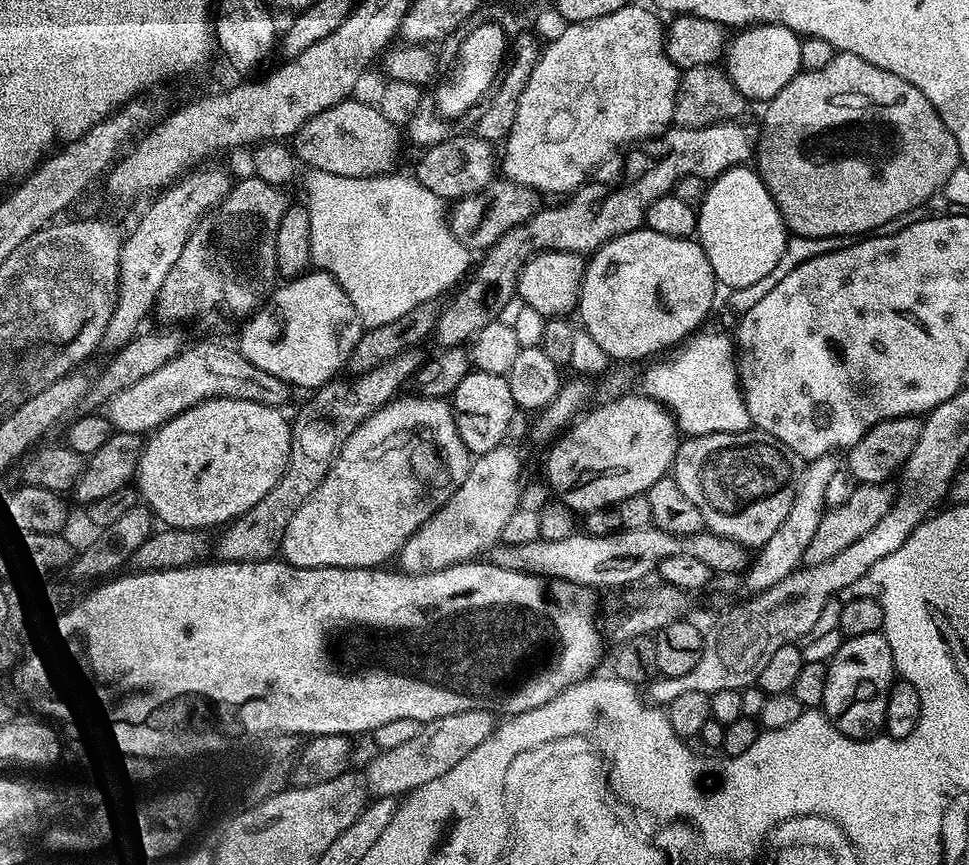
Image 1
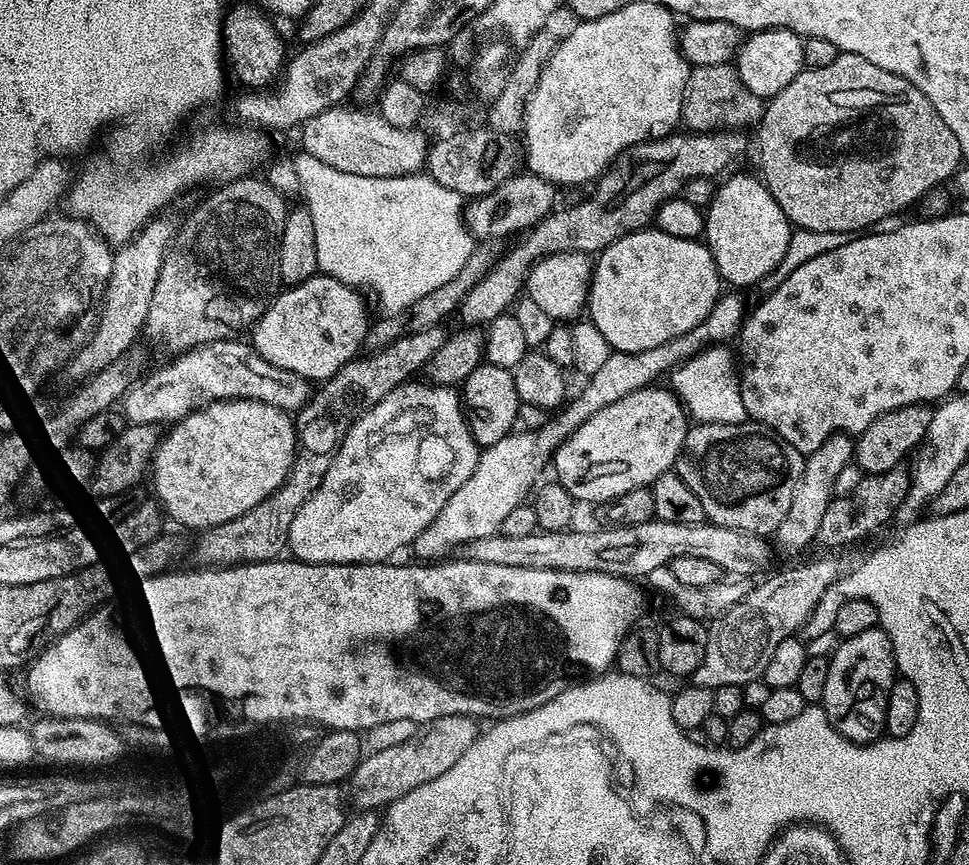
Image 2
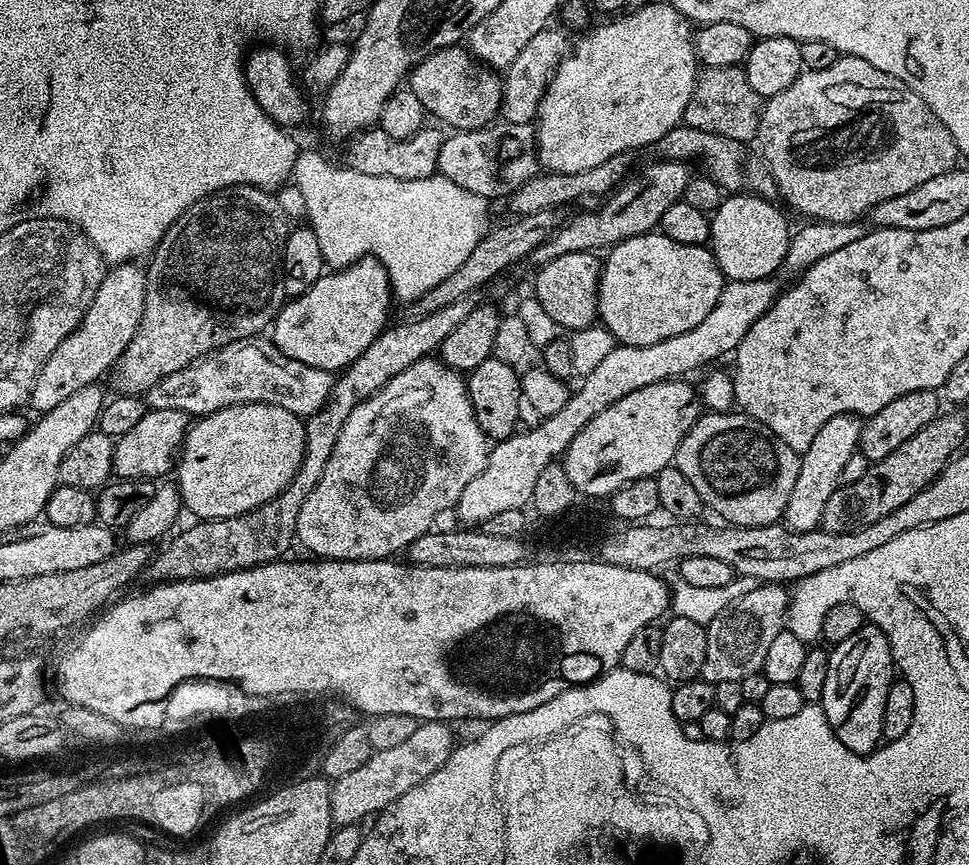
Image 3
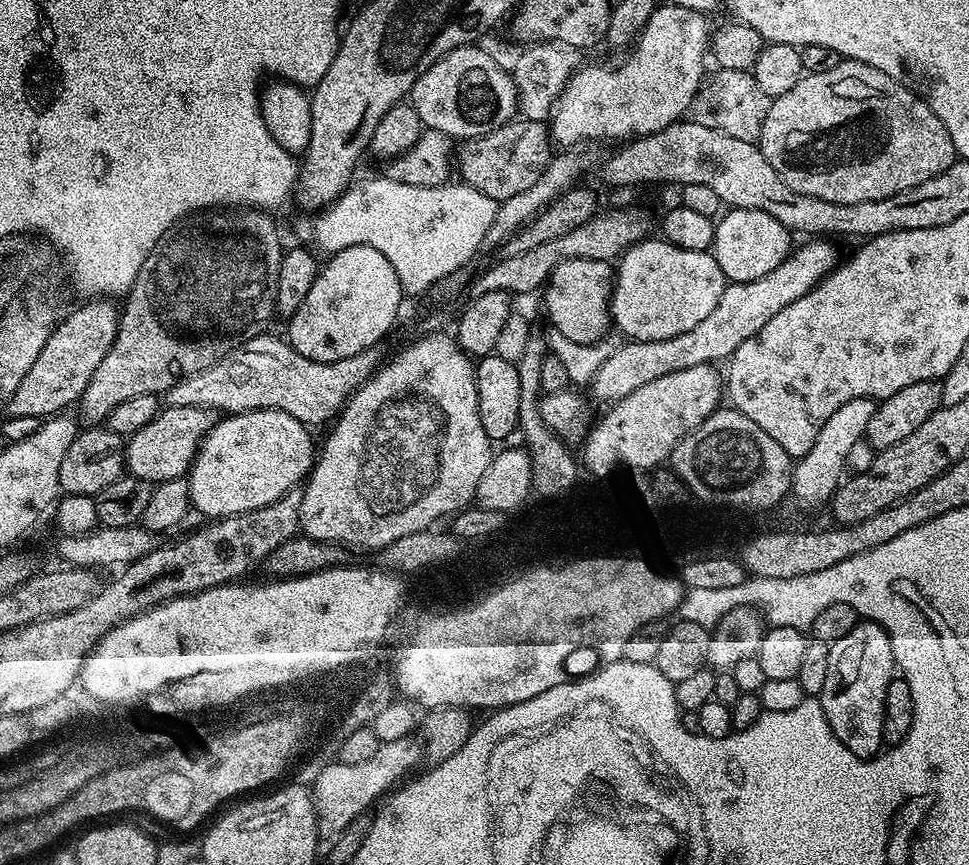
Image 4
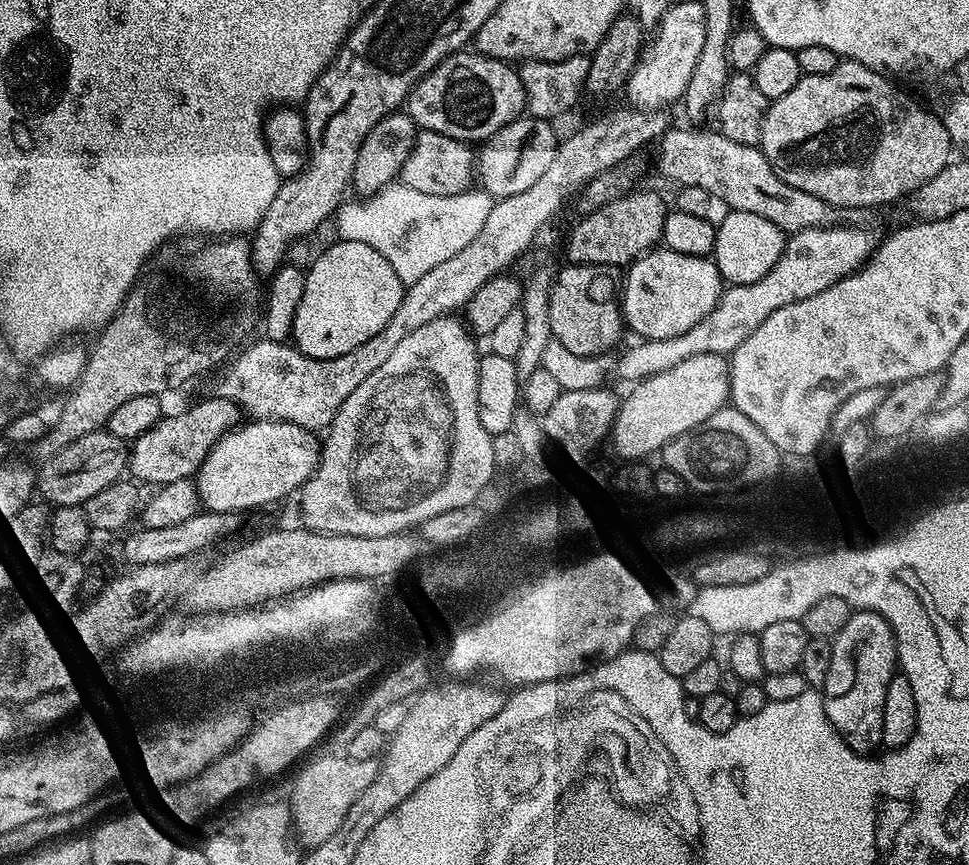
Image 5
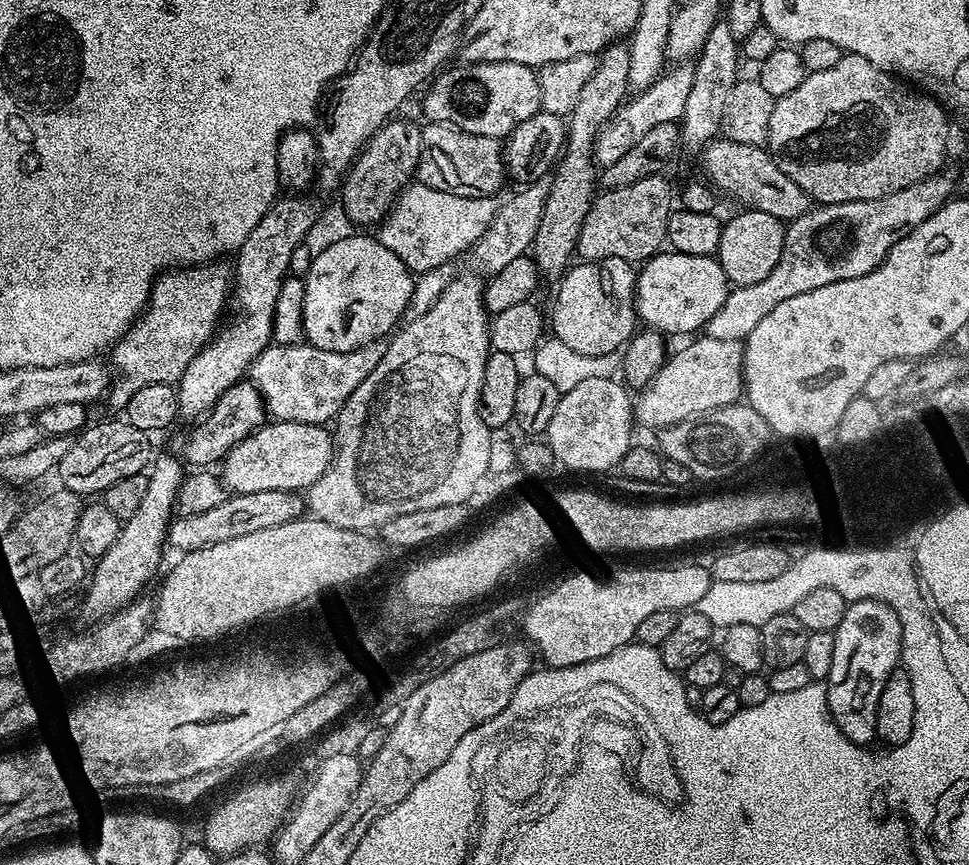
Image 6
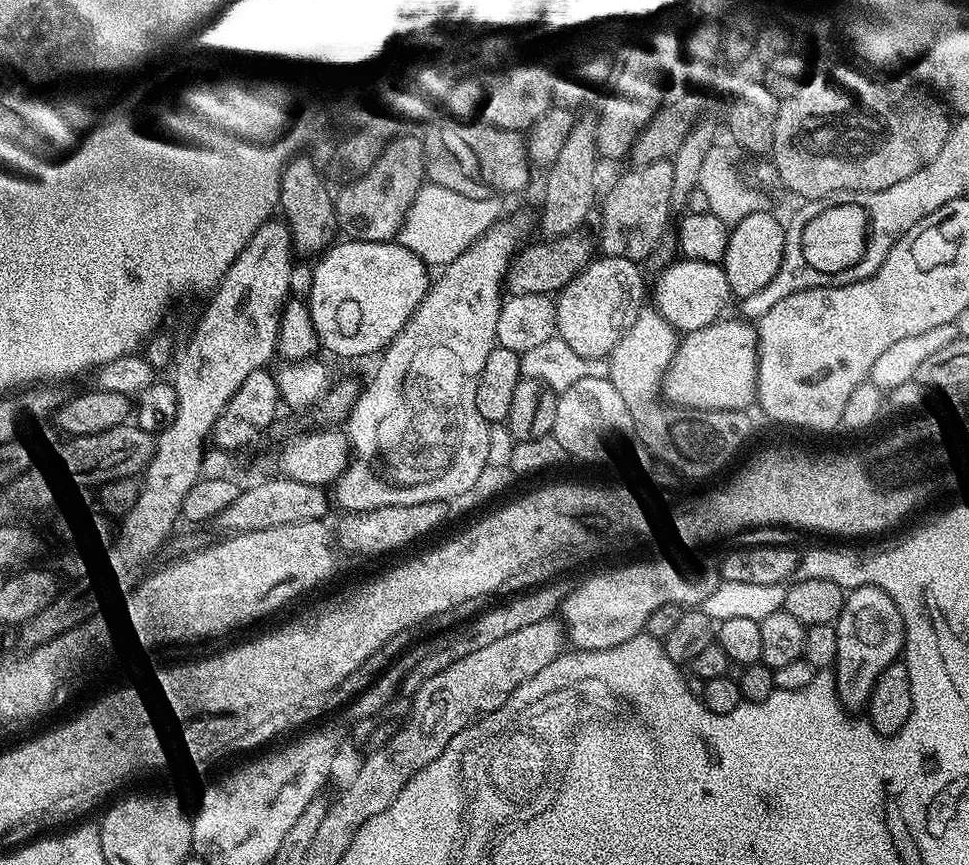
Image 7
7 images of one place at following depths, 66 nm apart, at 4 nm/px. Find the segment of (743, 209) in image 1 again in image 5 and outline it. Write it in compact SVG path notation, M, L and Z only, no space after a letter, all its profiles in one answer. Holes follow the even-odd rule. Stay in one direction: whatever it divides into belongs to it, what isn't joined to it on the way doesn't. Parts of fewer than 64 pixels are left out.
M729 211L728 217L716 225L716 251L714 259L716 269L720 272L721 281L729 285L753 284L770 270L774 270L774 262L784 253L786 233L774 222L766 222L766 218L758 218L758 214Z

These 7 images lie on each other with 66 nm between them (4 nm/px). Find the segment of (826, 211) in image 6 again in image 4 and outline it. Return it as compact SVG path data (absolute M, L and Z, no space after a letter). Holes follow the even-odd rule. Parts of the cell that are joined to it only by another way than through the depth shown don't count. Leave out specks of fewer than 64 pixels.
M812 238L804 243L808 244L802 245L801 248L799 245L795 250L789 252L781 264L774 266L774 270L770 270L770 274L766 274L754 282L729 283L725 287L722 298L718 298L718 306L714 306L714 310L710 310L710 314L706 314L706 318L702 318L702 322L698 322L698 326L694 326L694 330L686 330L686 334L678 334L674 338L628 340L624 344L621 343L614 350L614 354L610 354L610 358L606 358L606 362L602 362L598 374L594 374L590 385L593 398L601 400L604 406L608 406L626 398L626 394L638 390L638 386L646 386L646 382L654 382L654 378L662 378L666 374L674 374L678 370L690 370L690 366L712 364L717 362L716 360L727 361L734 354L734 350L738 350L738 346L742 346L742 342L746 342L746 338L754 338L758 334L758 330L762 330L762 326L766 326L766 322L770 322L770 318L774 318L774 314L778 314L778 310L786 310L786 306L790 306L790 302L805 296L815 284L820 283L836 267L838 257L836 257L836 248L832 242L824 238Z

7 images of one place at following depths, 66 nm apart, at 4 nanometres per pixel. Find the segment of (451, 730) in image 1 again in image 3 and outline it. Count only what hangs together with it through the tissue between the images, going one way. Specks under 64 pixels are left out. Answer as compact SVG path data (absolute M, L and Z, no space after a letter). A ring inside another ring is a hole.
M429 720L415 725L409 736L401 738L397 744L389 748L373 751L372 757L358 770L346 774L334 781L330 788L328 805L332 811L333 825L345 824L359 825L368 815L379 814L394 803L406 790L418 786L434 770L438 770L450 758L454 747L452 732L447 723L438 720ZM372 812L372 813L371 813Z

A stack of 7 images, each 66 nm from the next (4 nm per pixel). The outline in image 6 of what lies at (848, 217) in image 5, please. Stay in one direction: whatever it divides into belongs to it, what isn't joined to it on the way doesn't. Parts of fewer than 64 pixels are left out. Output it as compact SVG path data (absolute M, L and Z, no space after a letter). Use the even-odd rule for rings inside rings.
M717 138L704 149L703 175L707 177L713 188L741 200L745 209L762 214L770 214L781 222L797 220L806 214L810 207L810 198L798 186L798 182L790 182L782 170L778 170L776 159L767 147L746 146L742 142L734 142L727 138Z

